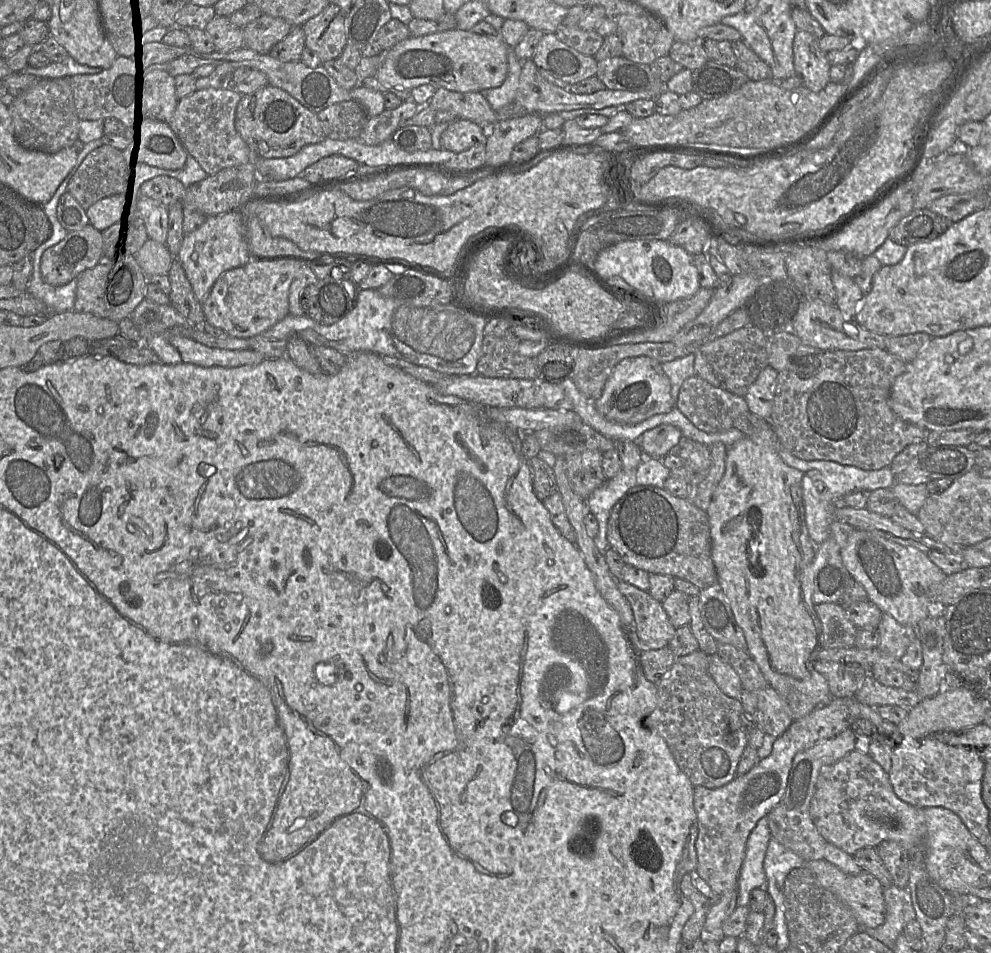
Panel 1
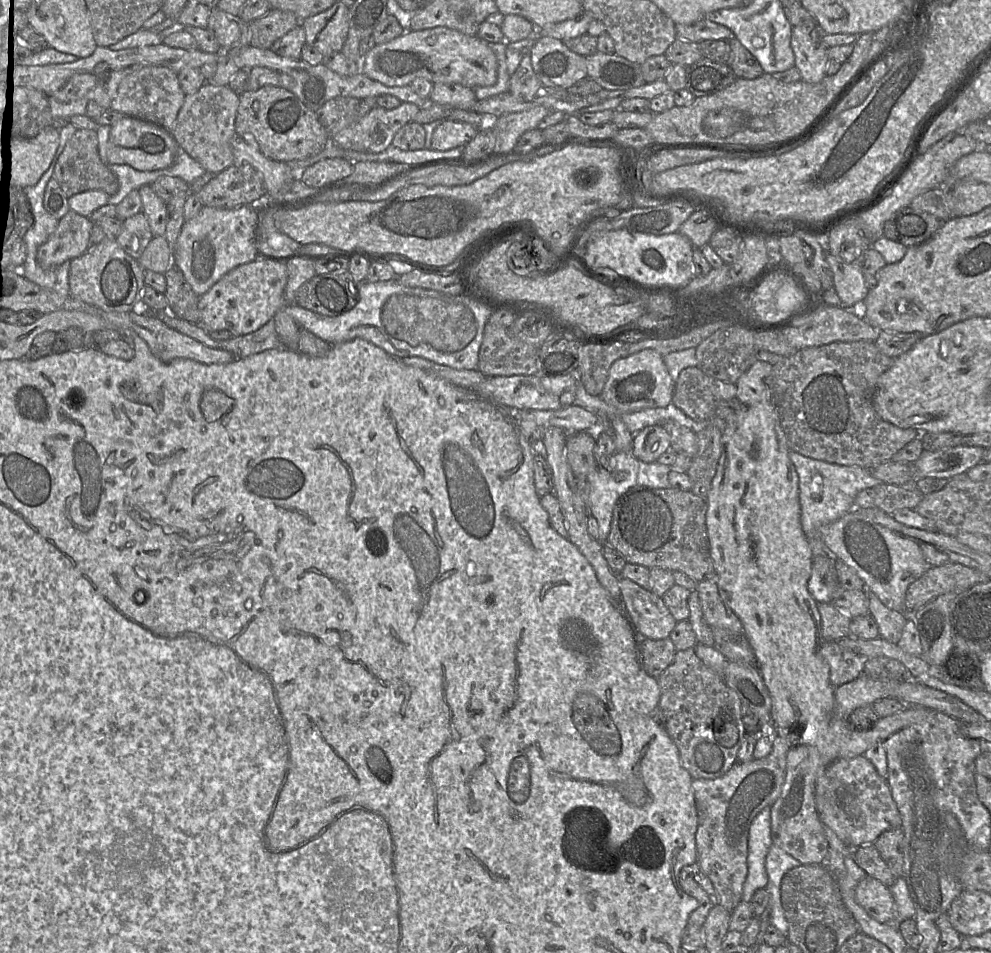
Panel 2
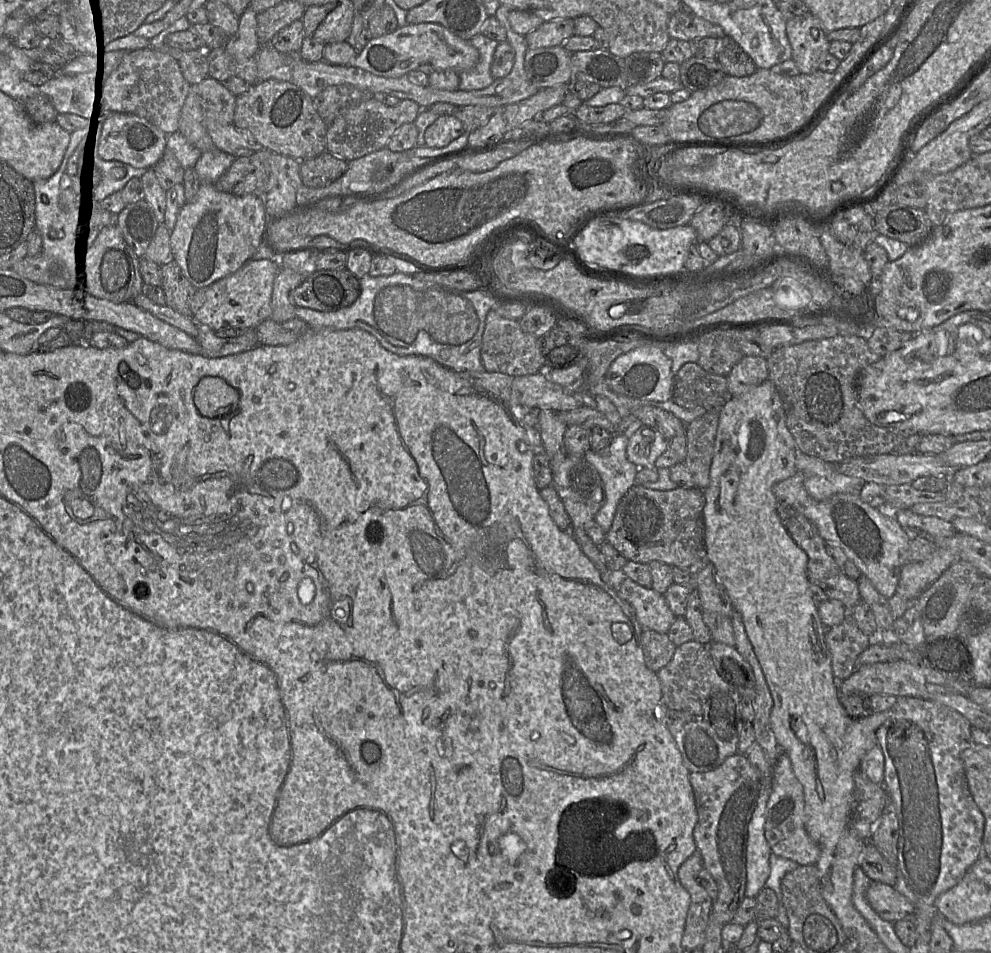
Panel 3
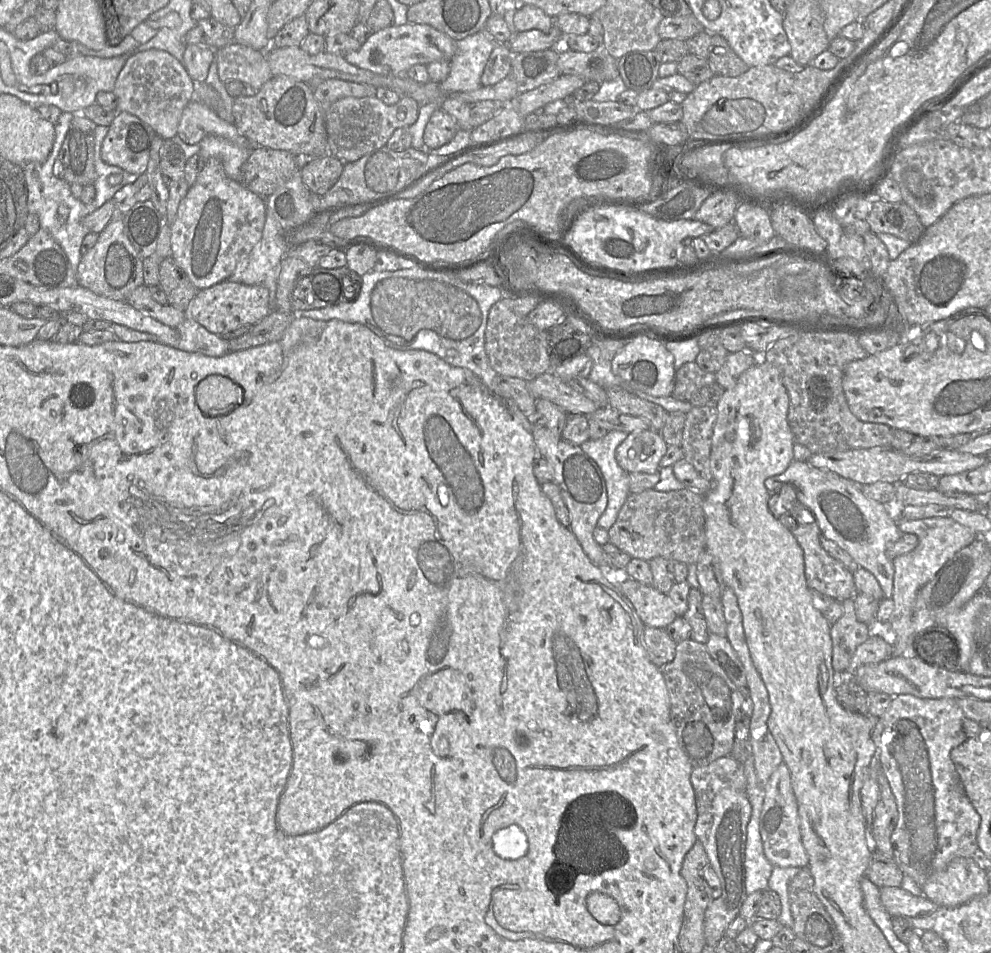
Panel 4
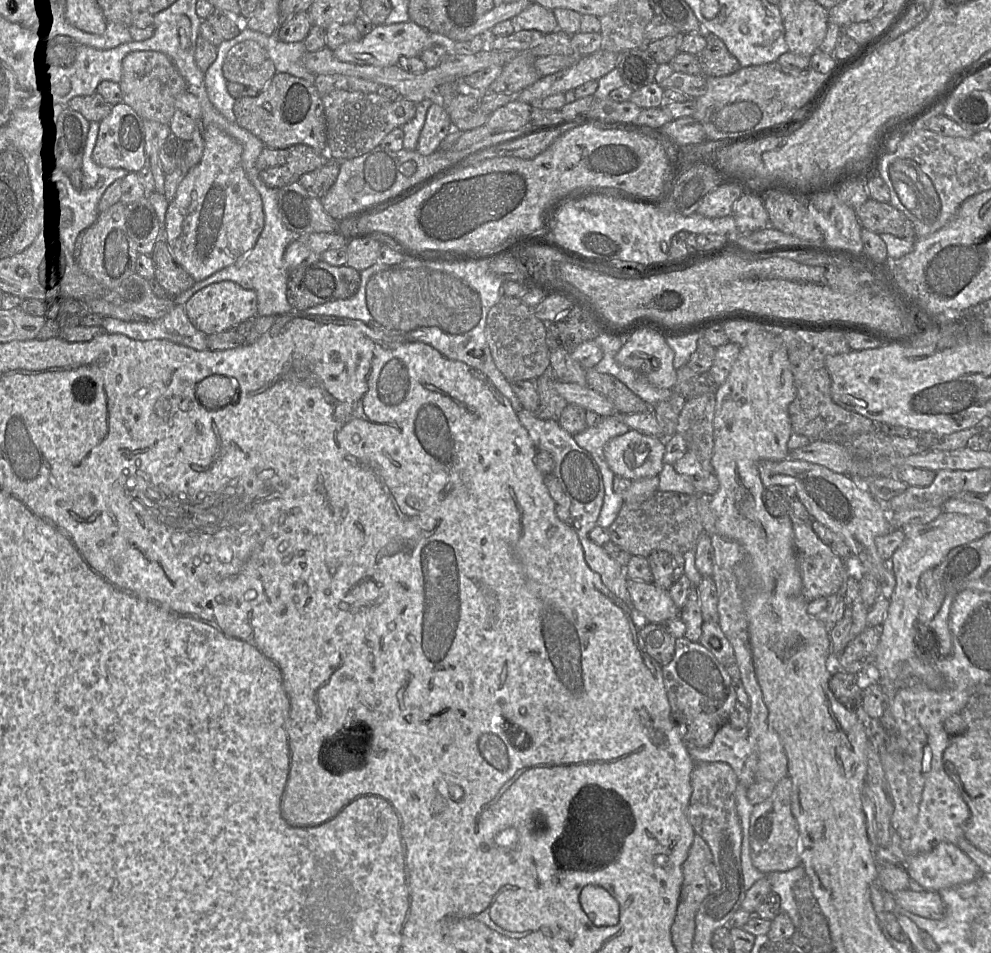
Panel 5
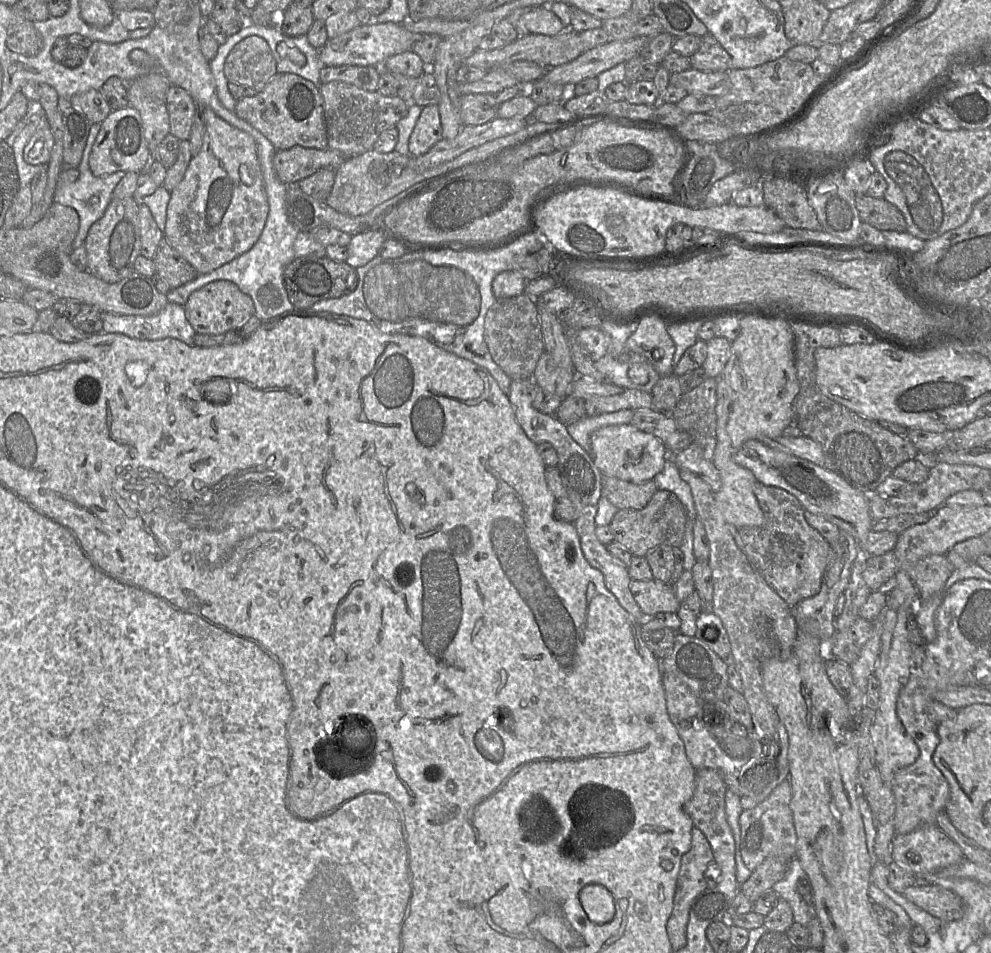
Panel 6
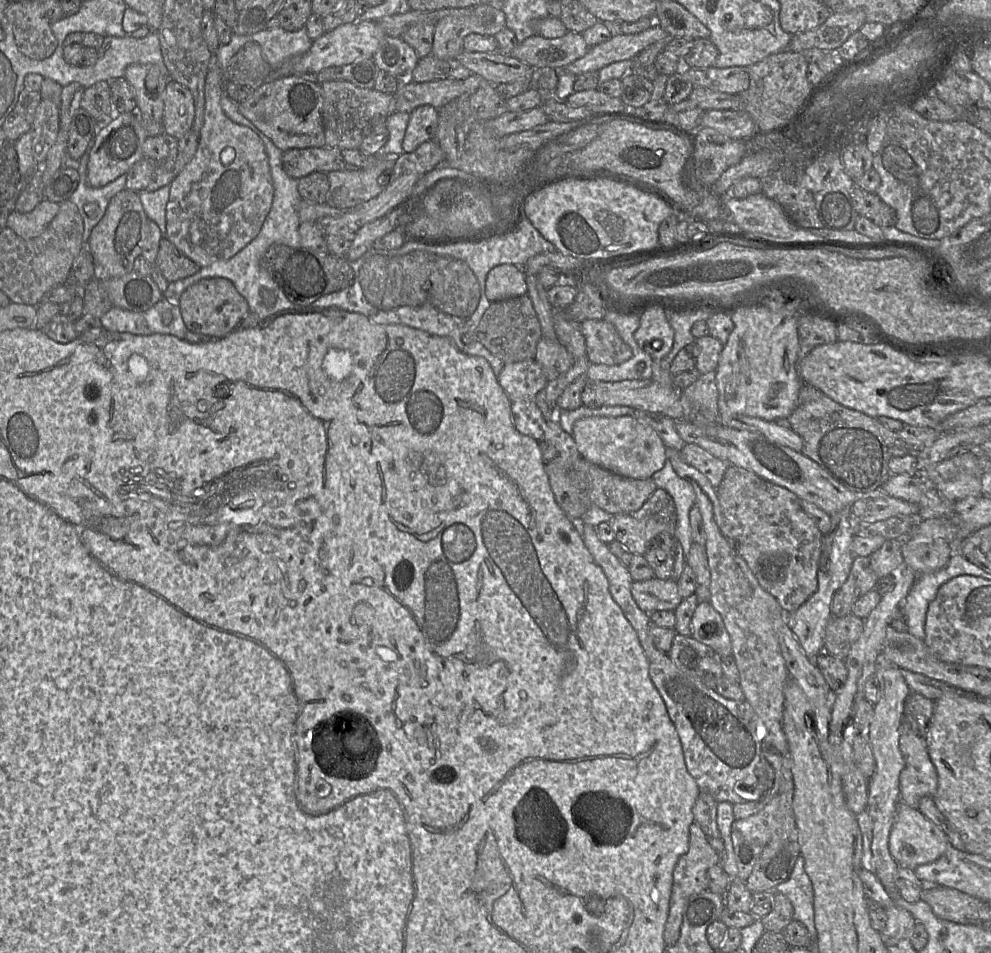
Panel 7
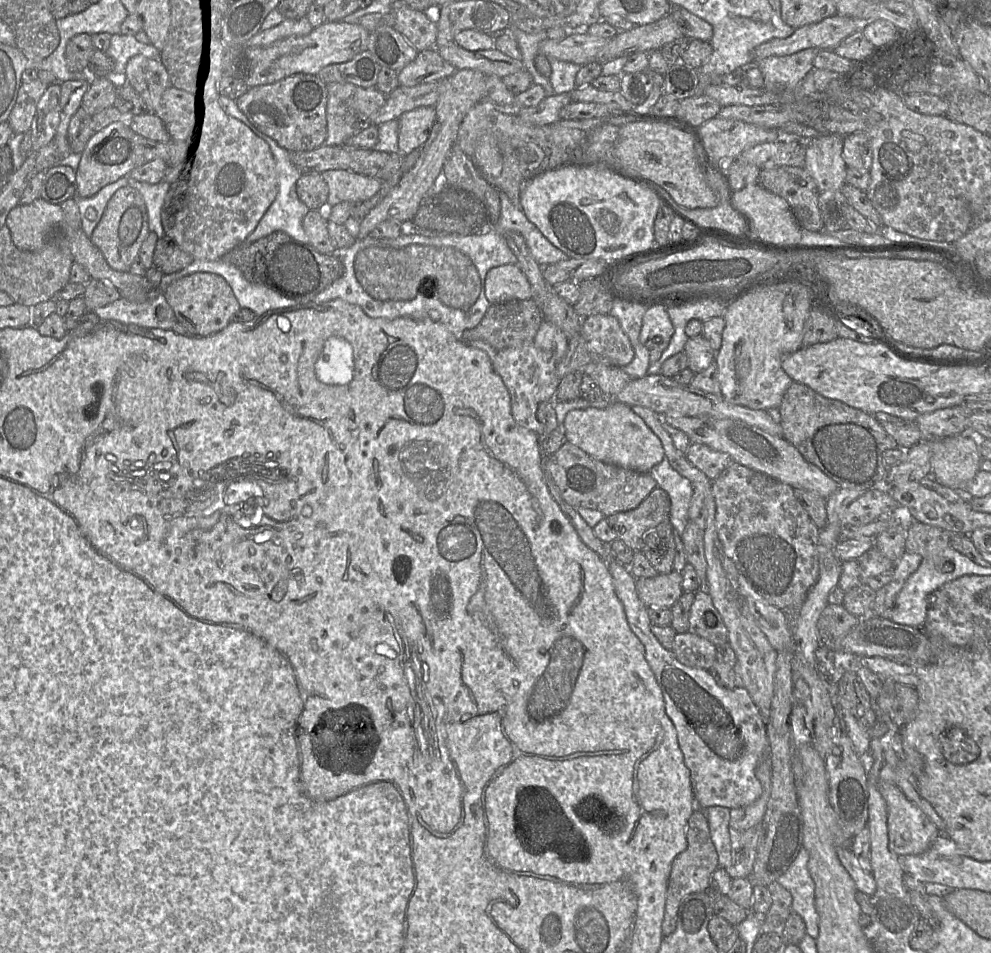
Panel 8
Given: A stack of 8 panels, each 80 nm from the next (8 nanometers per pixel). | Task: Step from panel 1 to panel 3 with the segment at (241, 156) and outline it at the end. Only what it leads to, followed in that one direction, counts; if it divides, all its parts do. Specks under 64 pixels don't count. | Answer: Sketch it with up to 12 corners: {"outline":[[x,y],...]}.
{"outline":[[207,77],[191,85],[178,132],[201,152],[233,124],[236,96]]}

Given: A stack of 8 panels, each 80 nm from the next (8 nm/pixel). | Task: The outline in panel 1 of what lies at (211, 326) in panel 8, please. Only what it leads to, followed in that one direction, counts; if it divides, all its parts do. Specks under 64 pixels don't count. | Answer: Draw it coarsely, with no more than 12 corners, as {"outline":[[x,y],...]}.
{"outline":[[251,260],[224,272],[205,320],[251,338],[289,314],[302,264]]}

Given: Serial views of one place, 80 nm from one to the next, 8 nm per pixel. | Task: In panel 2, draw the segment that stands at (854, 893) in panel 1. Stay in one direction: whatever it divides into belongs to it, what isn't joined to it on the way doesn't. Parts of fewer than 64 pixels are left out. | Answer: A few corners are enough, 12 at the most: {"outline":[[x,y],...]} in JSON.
{"outline":[[867,875],[857,903],[880,923],[897,920],[890,888]]}

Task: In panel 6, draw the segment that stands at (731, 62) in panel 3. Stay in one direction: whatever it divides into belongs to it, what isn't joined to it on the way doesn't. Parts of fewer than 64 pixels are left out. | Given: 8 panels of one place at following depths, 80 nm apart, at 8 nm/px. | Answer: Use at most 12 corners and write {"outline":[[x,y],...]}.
{"outline":[[709,32],[689,57],[692,68],[727,72],[731,57]]}

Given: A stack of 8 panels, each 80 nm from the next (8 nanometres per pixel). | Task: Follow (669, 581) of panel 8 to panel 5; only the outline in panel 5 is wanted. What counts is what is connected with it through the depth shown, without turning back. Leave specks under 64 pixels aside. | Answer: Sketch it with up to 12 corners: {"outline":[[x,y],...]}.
{"outline":[[627,579],[632,607],[642,622],[679,616],[668,590]]}

